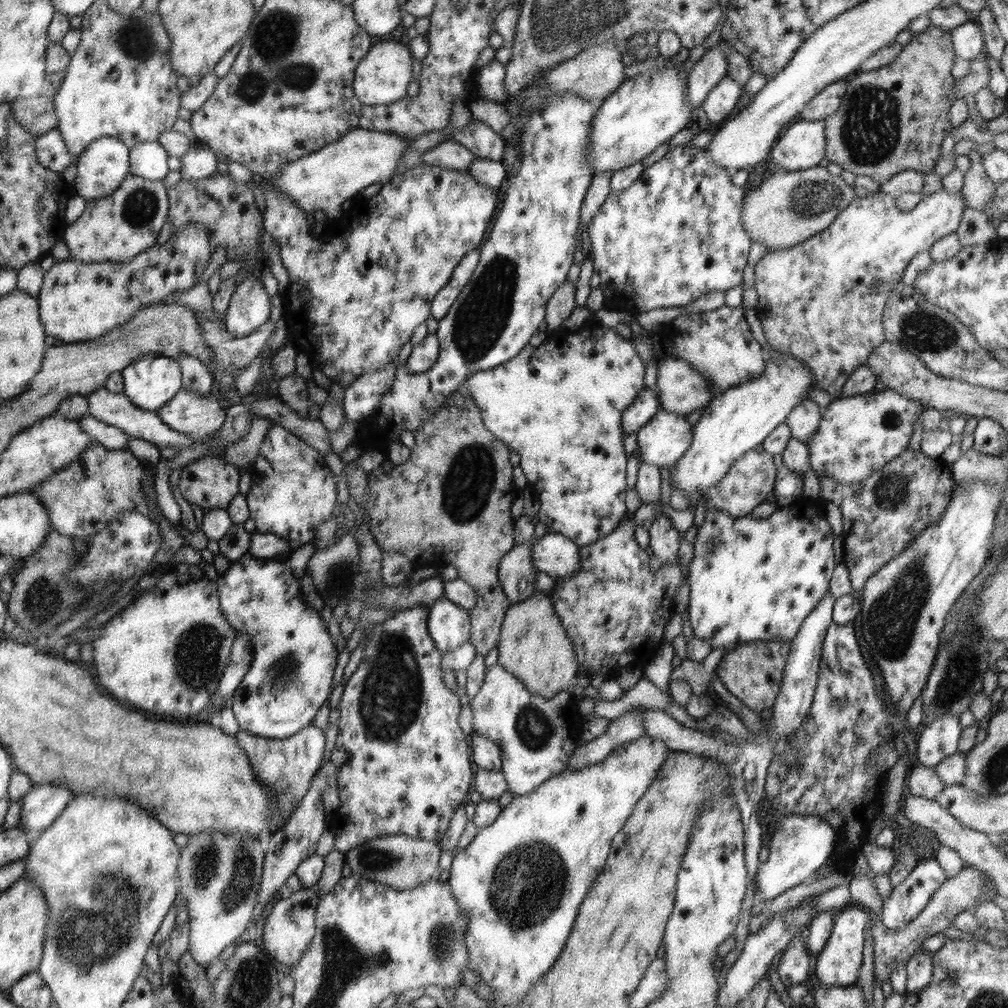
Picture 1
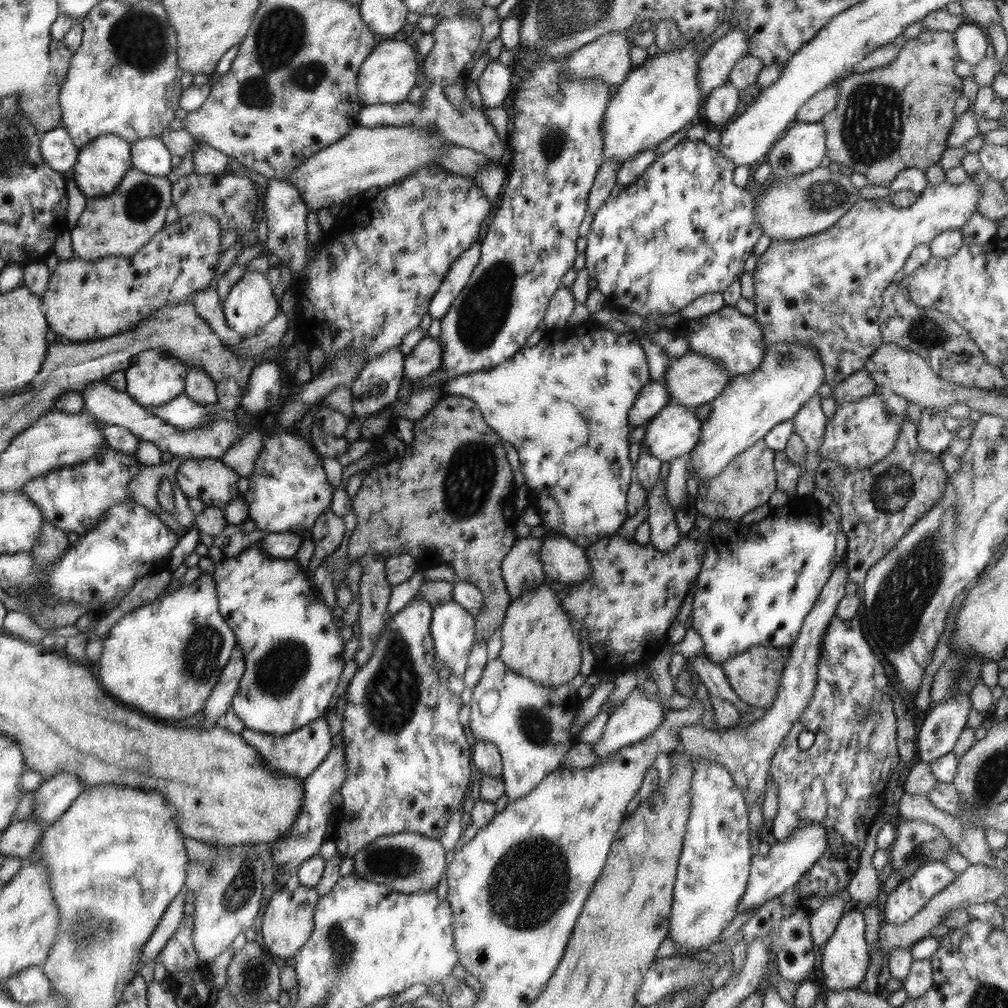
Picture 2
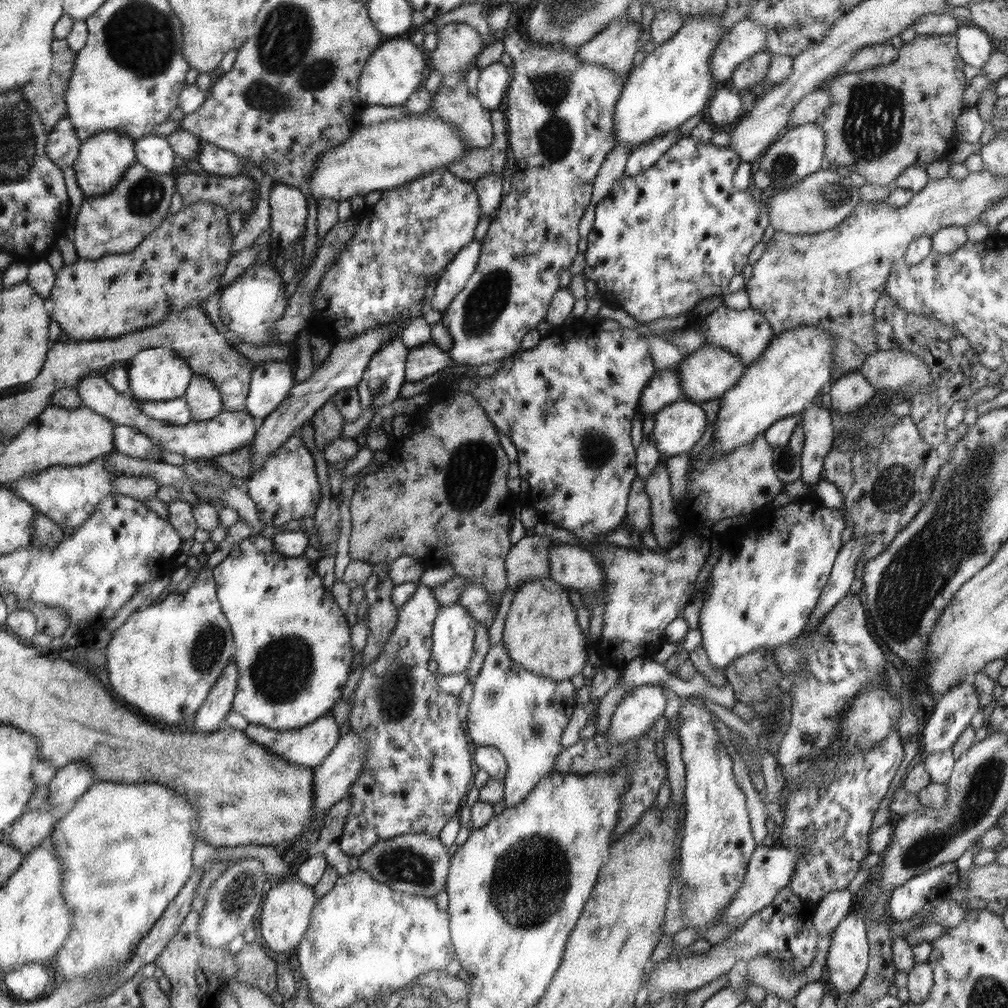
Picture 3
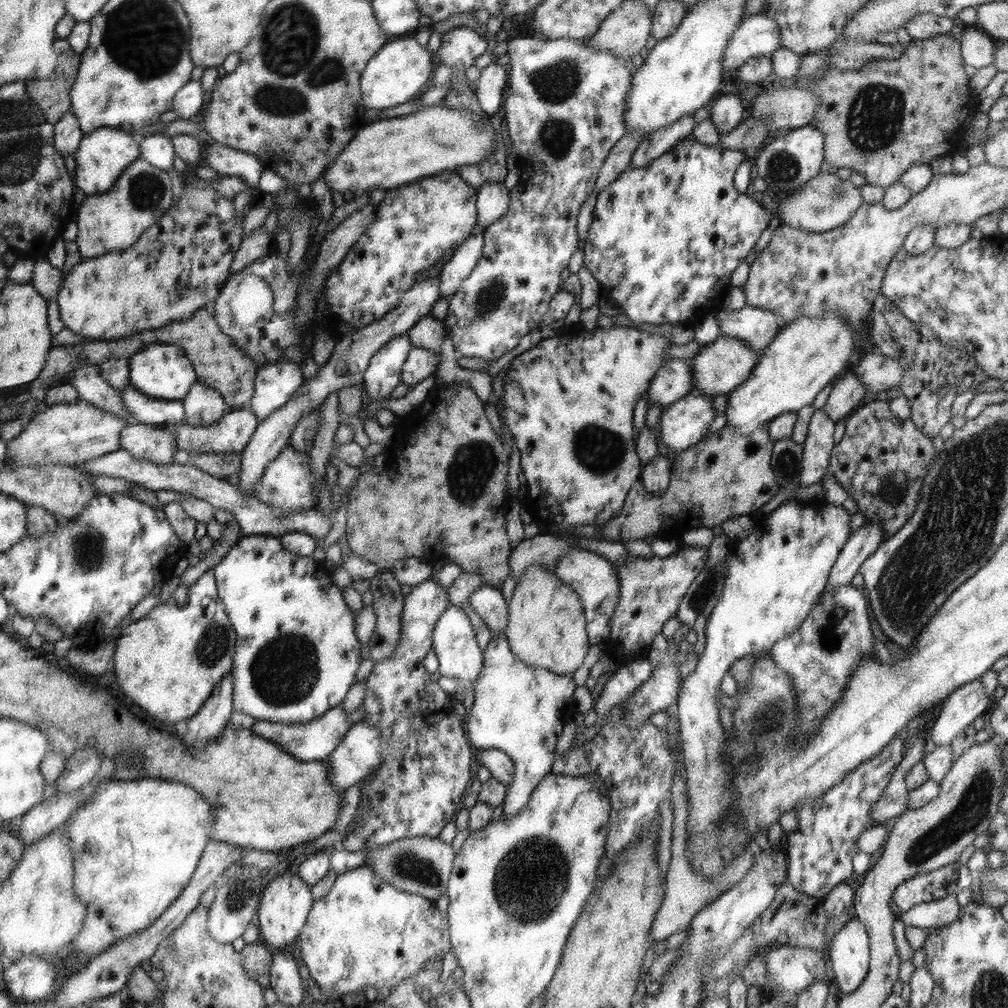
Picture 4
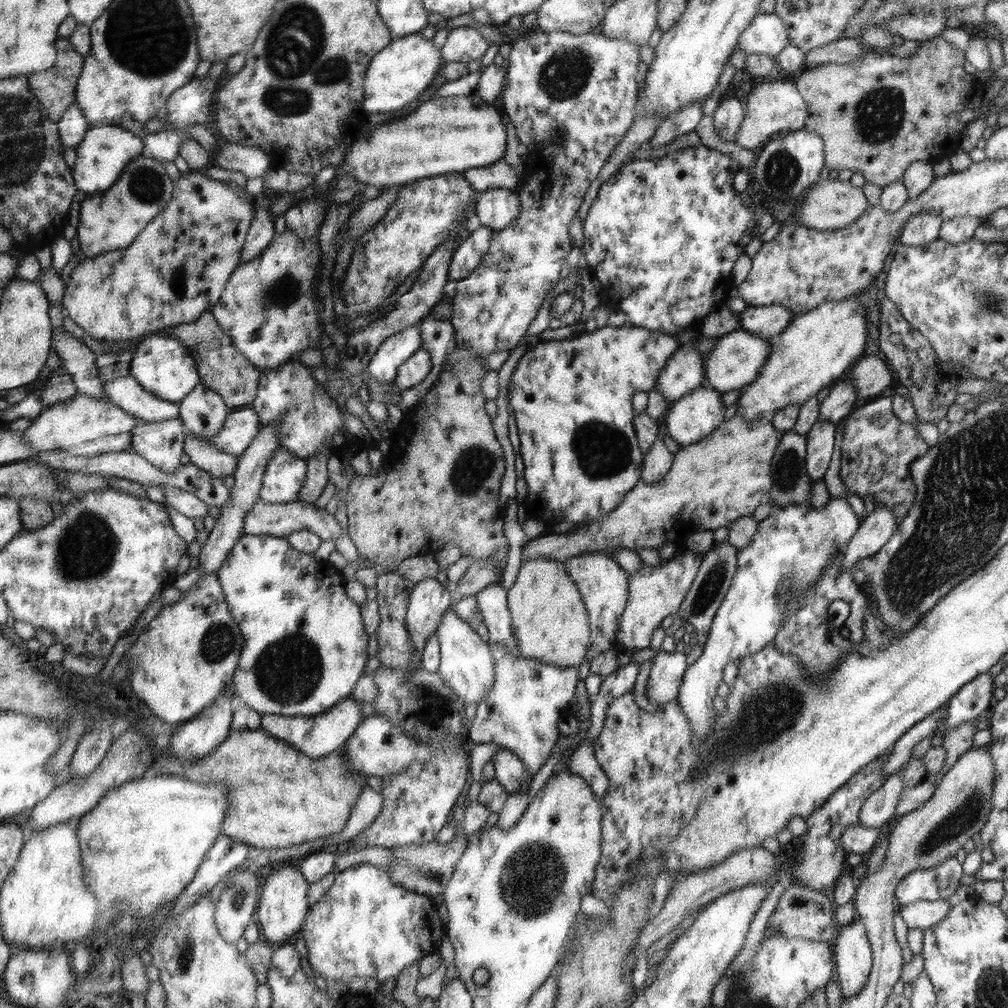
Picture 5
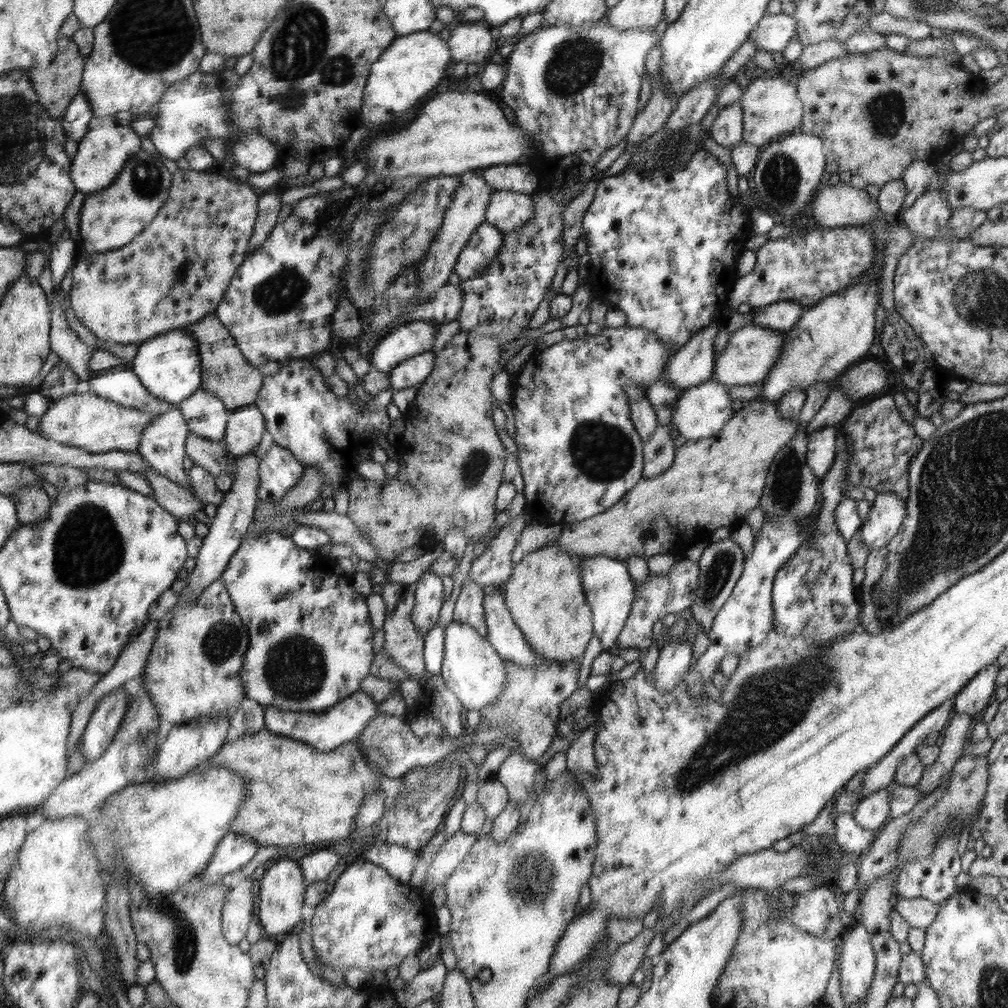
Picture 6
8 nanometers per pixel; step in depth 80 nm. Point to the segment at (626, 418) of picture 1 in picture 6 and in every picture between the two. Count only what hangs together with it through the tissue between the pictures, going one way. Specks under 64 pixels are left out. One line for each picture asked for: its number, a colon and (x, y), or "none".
2: (654, 395)
3: (663, 388)
4: (673, 380)
5: (684, 371)
6: (693, 364)

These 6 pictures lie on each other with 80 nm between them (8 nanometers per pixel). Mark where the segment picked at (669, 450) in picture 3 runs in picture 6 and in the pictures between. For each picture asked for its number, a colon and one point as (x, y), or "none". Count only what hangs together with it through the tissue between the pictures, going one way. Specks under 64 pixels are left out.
4: (683, 424)
5: (695, 416)
6: (699, 412)

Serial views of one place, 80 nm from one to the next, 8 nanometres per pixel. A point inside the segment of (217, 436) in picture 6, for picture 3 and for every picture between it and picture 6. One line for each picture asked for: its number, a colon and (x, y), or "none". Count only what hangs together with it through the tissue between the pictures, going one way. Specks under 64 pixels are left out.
3: (202, 395)
4: (204, 405)
5: (203, 412)

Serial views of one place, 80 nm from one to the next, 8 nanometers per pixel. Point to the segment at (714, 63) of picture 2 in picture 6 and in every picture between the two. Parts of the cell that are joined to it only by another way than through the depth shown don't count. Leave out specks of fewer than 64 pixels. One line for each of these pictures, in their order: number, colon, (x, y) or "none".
3: (746, 38)
4: (758, 35)
5: (767, 35)
6: (773, 33)

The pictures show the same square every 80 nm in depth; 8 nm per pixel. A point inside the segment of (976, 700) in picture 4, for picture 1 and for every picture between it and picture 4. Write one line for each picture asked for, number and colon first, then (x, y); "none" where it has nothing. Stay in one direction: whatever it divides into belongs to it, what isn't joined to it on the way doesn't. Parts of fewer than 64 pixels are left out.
1: (940, 739)
2: (945, 721)
3: (953, 712)

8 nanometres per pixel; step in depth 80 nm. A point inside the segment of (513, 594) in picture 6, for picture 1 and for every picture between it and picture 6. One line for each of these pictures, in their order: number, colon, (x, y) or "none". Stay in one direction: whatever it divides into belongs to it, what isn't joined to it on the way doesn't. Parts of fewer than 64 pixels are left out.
1: (534, 646)
2: (539, 641)
3: (541, 634)
4: (546, 629)
5: (550, 623)

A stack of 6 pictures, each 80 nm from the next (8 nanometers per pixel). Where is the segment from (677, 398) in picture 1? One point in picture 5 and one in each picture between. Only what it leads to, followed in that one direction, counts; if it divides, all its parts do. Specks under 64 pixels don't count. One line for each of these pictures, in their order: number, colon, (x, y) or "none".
2: (692, 380)
3: (706, 374)
4: (719, 367)
5: (737, 358)

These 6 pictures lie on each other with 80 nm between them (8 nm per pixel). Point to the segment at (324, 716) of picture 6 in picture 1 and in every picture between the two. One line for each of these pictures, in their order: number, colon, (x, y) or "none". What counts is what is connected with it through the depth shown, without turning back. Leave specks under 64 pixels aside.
1: (286, 766)
2: (299, 753)
3: (308, 746)
4: (314, 741)
5: (317, 736)

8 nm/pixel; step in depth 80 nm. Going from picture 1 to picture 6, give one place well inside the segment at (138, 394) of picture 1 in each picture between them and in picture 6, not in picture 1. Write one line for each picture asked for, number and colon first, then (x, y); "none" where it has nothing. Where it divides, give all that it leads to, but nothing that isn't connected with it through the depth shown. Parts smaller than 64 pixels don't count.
2: (154, 378)
3: (156, 374)
4: (162, 371)
5: (164, 366)
6: (169, 365)

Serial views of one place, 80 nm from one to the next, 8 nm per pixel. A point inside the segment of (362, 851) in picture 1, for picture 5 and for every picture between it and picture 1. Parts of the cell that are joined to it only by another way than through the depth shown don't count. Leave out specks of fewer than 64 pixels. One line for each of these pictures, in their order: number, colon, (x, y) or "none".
2: (408, 862)
3: (413, 864)
4: (420, 866)
5: (426, 870)

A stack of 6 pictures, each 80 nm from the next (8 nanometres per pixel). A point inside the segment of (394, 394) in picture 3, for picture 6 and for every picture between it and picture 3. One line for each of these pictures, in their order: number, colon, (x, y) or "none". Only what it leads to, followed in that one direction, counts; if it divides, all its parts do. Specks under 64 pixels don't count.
4: (382, 376)
5: (396, 350)
6: (406, 341)

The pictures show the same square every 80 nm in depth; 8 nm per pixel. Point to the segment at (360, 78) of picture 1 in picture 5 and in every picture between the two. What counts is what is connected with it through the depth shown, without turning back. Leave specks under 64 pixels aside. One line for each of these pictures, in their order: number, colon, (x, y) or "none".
2: (389, 74)
3: (394, 71)
4: (402, 67)
5: (400, 72)

